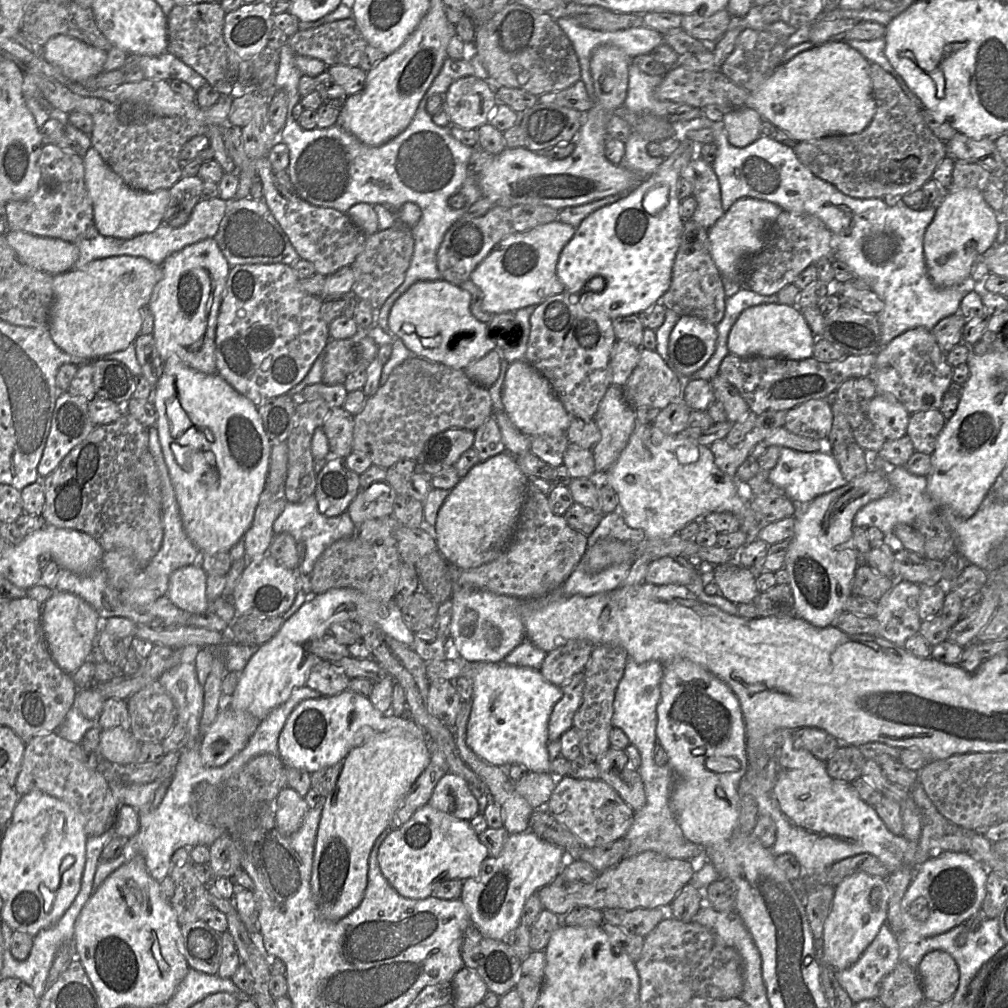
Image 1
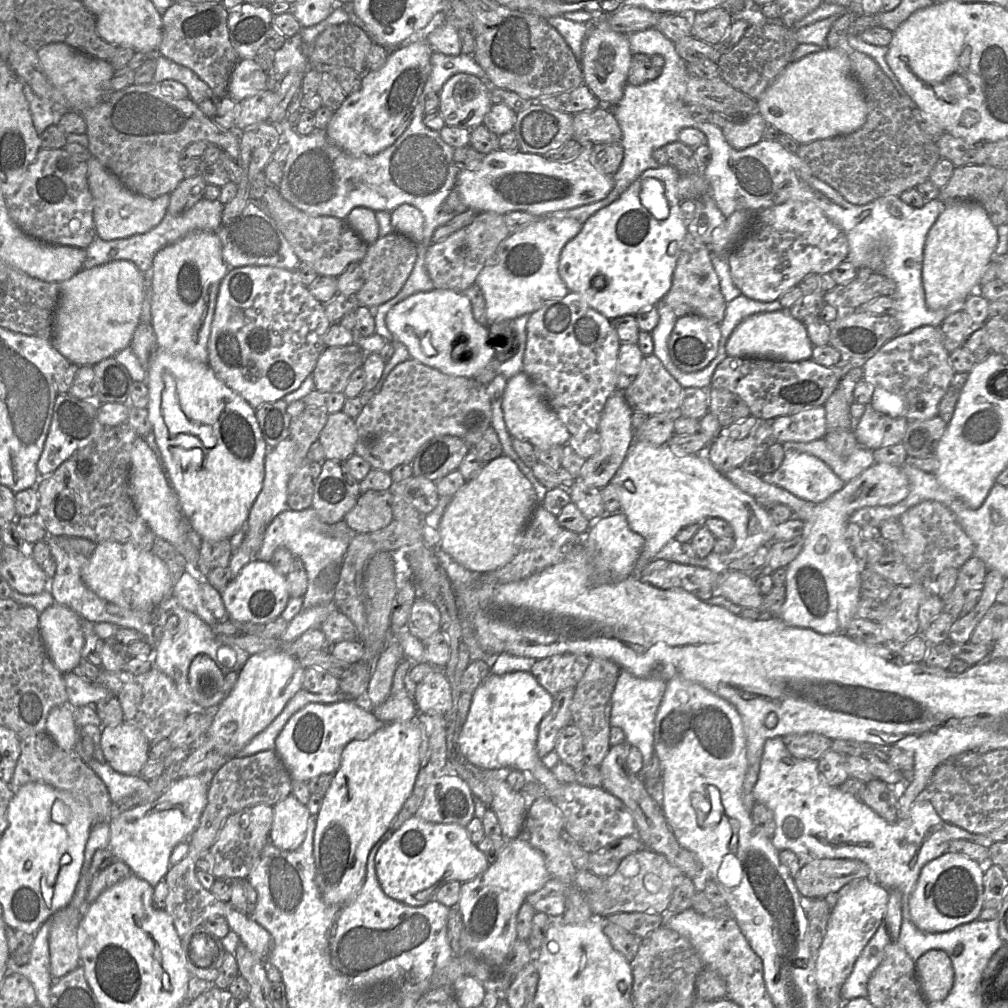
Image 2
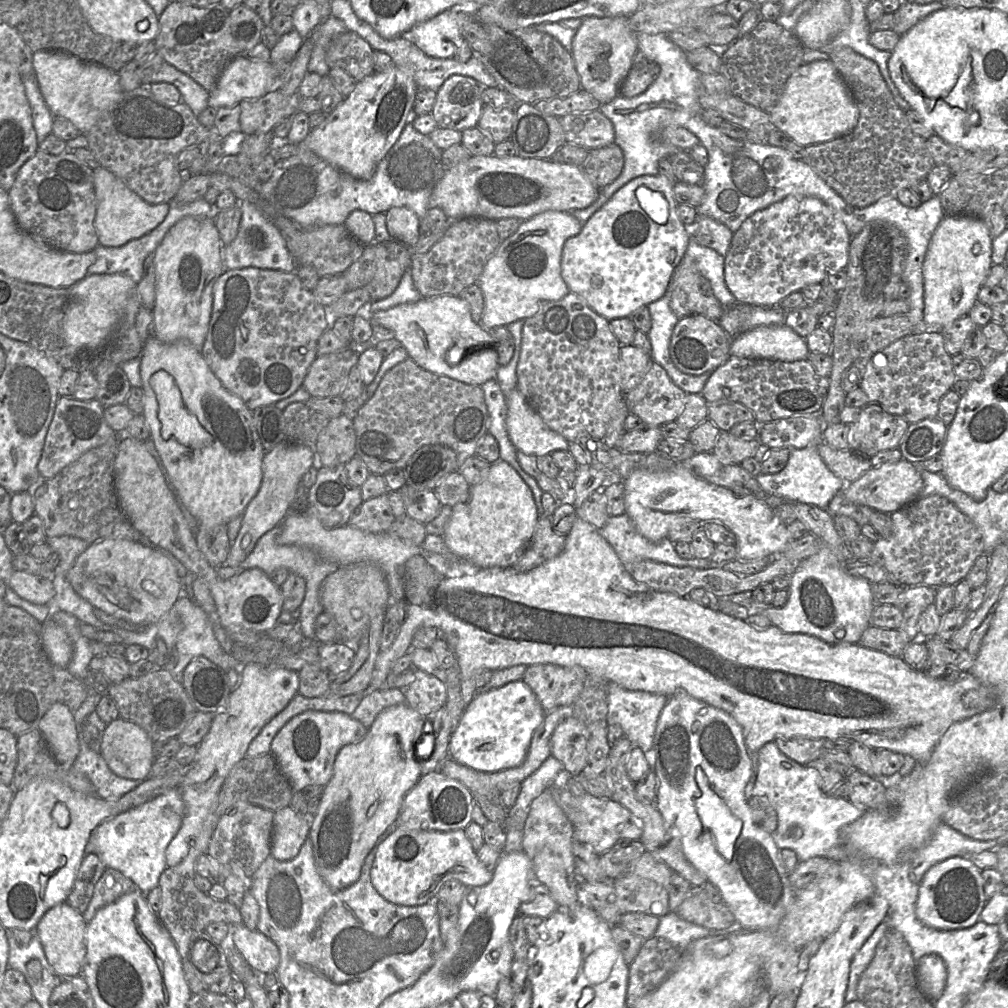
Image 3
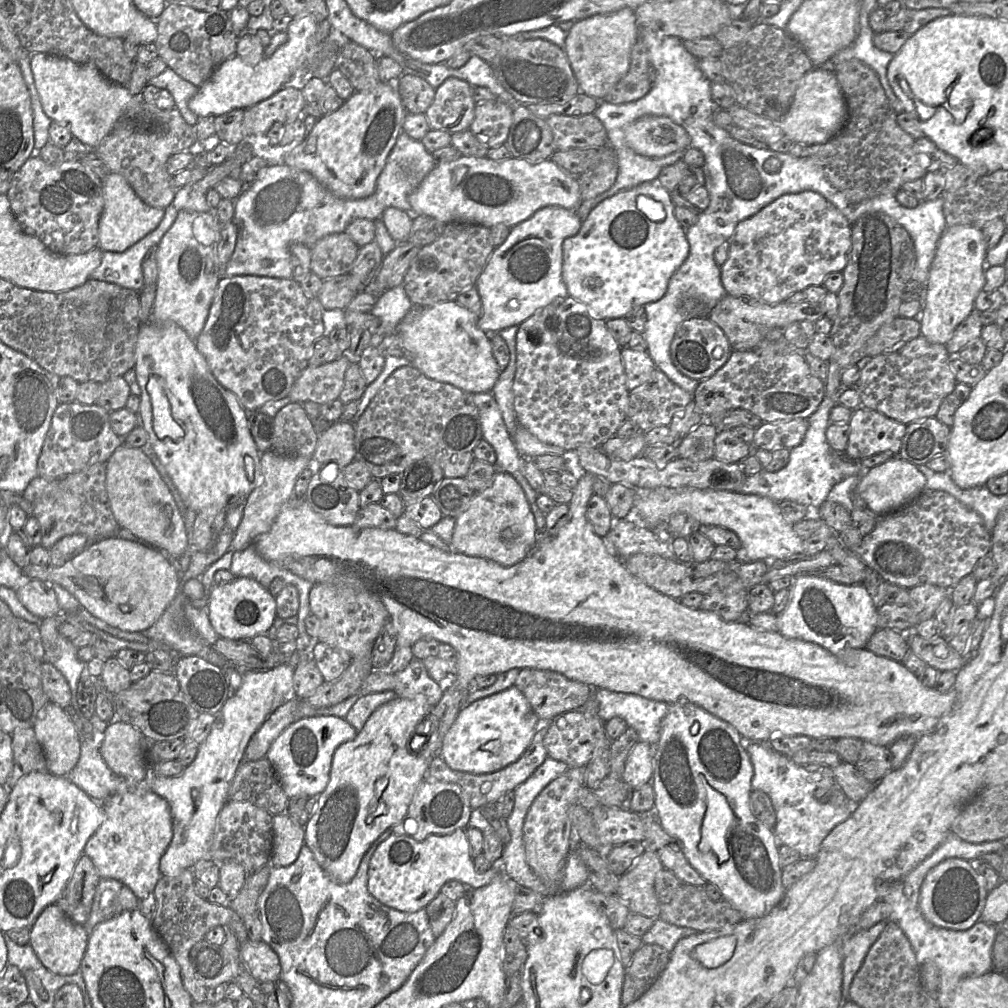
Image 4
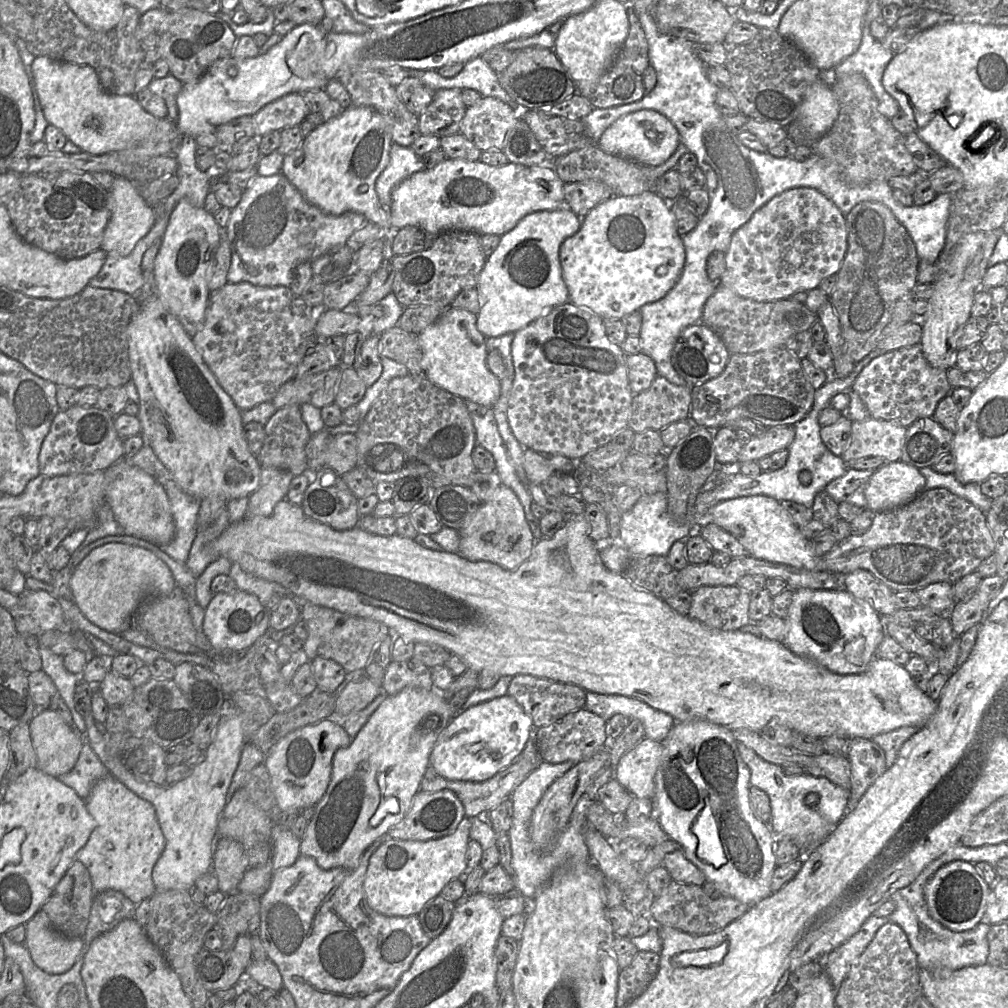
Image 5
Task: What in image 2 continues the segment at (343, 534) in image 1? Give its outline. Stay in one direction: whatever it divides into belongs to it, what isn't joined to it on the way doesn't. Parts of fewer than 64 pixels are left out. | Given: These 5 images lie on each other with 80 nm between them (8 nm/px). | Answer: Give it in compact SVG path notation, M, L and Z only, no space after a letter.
M313 507L305 510L287 508L279 513L266 528L262 545L254 554L253 559L271 562L274 551L279 547L286 547L293 556L301 558L308 578L307 591L303 596L303 609L334 602L334 589L325 589L320 586L320 574L330 565L341 566L351 539L327 535L326 528L329 526L330 524L324 523L319 518Z

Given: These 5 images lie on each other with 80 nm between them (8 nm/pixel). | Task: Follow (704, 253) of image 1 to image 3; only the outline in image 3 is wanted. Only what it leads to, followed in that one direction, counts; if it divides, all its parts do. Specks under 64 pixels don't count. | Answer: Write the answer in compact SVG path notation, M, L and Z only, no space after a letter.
M684 255L669 284L670 308L679 317L703 315L718 321L725 311L693 257Z

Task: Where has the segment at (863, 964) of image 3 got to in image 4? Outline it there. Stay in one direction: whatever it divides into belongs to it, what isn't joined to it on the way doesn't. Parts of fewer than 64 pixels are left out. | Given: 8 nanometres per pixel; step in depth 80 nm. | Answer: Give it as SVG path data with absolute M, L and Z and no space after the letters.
M880 921L864 930L856 930L849 935L842 948L842 995L843 1002L849 1001L849 989L852 981L863 964L863 961L873 943L886 926L886 921Z

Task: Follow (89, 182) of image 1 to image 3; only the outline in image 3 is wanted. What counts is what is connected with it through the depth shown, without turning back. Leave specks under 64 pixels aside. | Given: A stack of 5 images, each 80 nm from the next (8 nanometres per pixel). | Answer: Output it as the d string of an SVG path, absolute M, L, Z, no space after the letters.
M100 166L93 170L97 200L95 228L98 242L105 247L120 247L154 230L166 218L169 203L149 204L134 193L114 173Z

